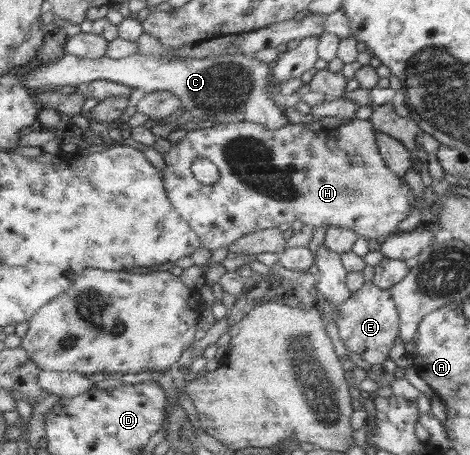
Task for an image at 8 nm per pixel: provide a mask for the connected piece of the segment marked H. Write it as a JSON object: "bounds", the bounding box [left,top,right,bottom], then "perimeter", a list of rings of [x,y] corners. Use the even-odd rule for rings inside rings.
{"bounds":[163,119,420,250],"perimeter":[[[369,119],[343,121],[343,123],[335,129],[320,128],[315,131],[308,128],[308,126],[309,123],[289,123],[287,126],[279,128],[279,130],[271,130],[263,124],[243,121],[218,123],[212,127],[200,129],[190,126],[187,136],[185,136],[179,144],[172,145],[171,150],[163,156],[166,164],[166,168],[163,171],[163,178],[166,180],[167,195],[169,195],[169,199],[171,199],[171,202],[175,205],[175,209],[179,211],[179,214],[182,214],[182,217],[187,219],[187,222],[190,222],[191,228],[198,234],[204,247],[211,250],[225,248],[225,246],[228,247],[230,244],[233,244],[233,242],[238,241],[239,238],[245,237],[246,234],[251,234],[257,230],[277,227],[279,224],[283,224],[283,222],[287,222],[291,225],[295,220],[299,220],[302,224],[309,224],[313,227],[324,226],[325,228],[325,226],[340,226],[350,228],[356,238],[363,236],[368,240],[375,240],[375,242],[381,244],[385,238],[389,237],[391,234],[395,234],[397,231],[397,224],[409,216],[411,206],[417,208],[420,212],[418,206],[420,198],[415,198],[411,189],[408,188],[402,180],[397,179],[382,162],[381,154],[378,152],[375,130],[371,122],[369,122]],[[197,157],[208,158],[209,161],[217,166],[220,173],[220,179],[217,183],[205,186],[205,184],[201,184],[201,182],[193,176],[191,166],[193,166],[193,162],[195,162],[195,158]]]}

